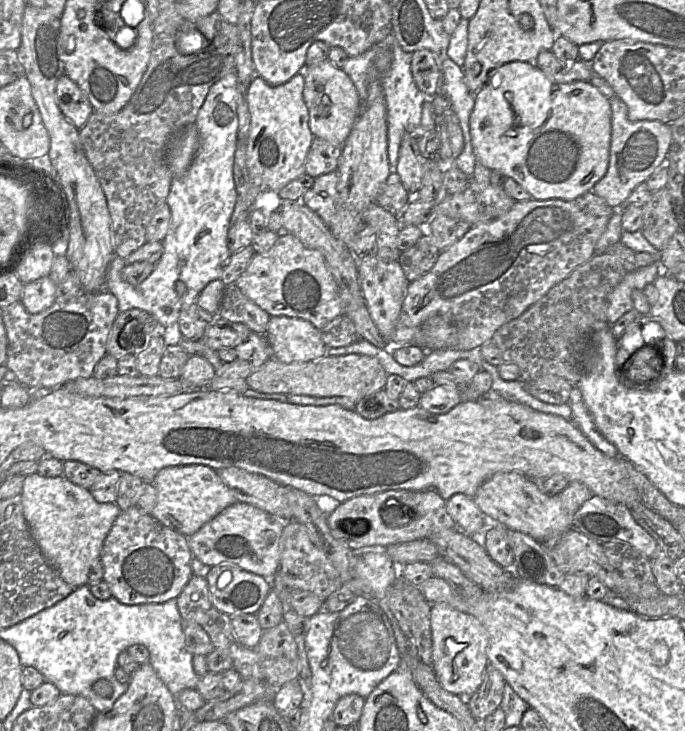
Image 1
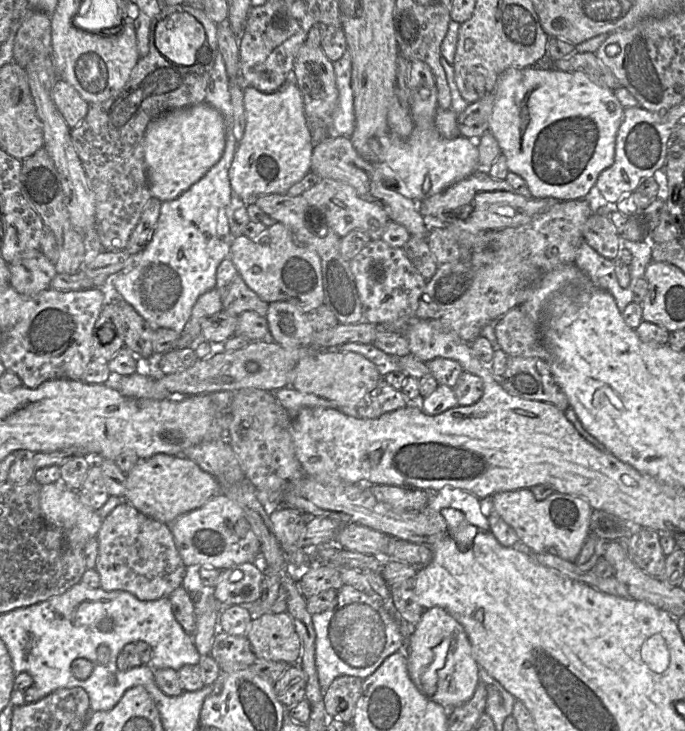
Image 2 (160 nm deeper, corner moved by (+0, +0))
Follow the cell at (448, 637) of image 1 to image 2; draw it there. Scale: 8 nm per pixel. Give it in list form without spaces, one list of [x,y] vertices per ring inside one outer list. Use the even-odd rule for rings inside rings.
[[[435,606],[425,609],[407,644],[401,649],[407,657],[410,678],[418,690],[446,709],[469,701],[480,682],[479,665],[475,660],[463,626],[445,609]],[[439,679],[448,680],[446,691],[437,688]]]

